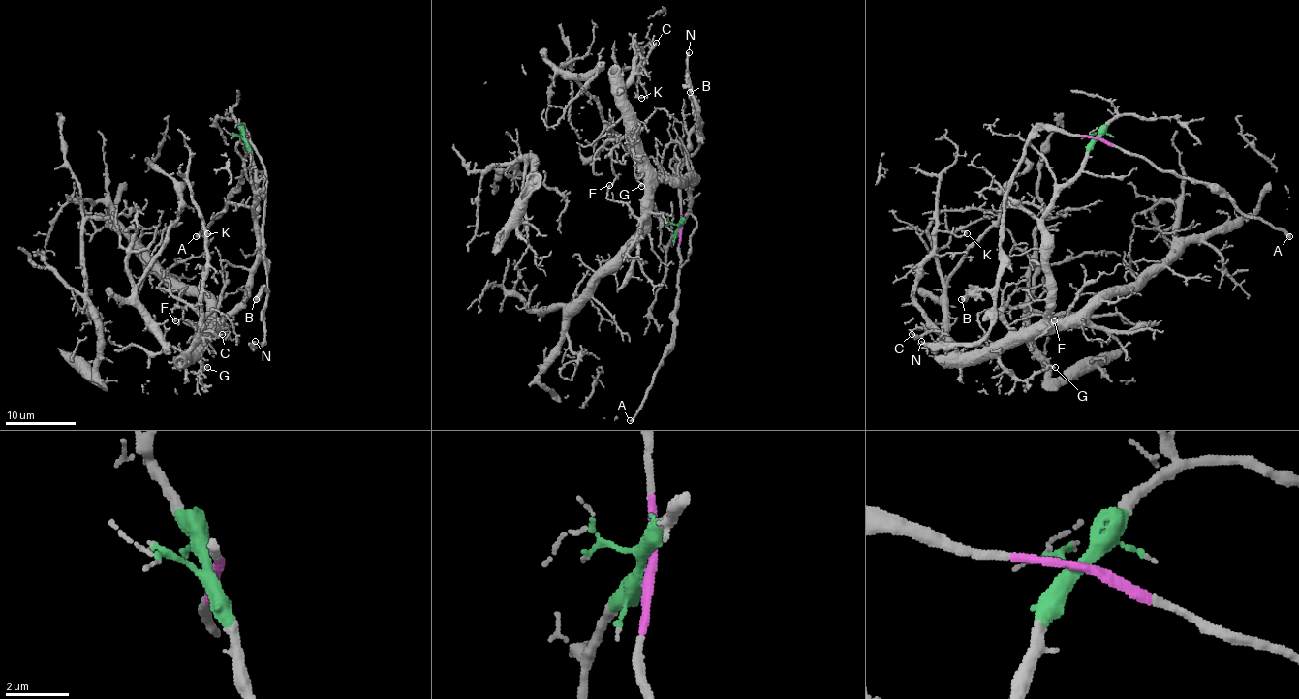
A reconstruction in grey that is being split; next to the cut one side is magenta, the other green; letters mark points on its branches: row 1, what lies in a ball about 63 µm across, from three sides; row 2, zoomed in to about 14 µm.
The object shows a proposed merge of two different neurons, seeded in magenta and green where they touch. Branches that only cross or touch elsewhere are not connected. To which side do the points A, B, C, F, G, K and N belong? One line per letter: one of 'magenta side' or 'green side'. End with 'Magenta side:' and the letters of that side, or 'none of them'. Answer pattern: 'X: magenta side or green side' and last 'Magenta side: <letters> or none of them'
A: magenta side
B: magenta side
C: green side
F: green side
G: green side
K: green side
N: magenta side
Magenta side: A, B, N

